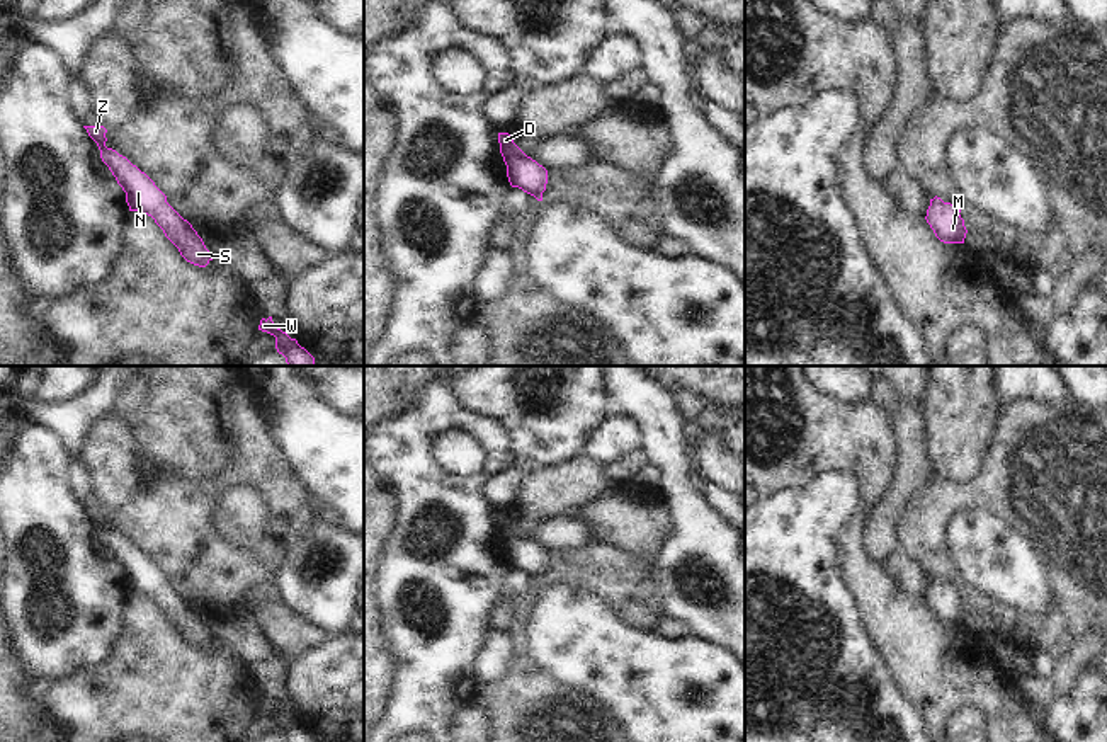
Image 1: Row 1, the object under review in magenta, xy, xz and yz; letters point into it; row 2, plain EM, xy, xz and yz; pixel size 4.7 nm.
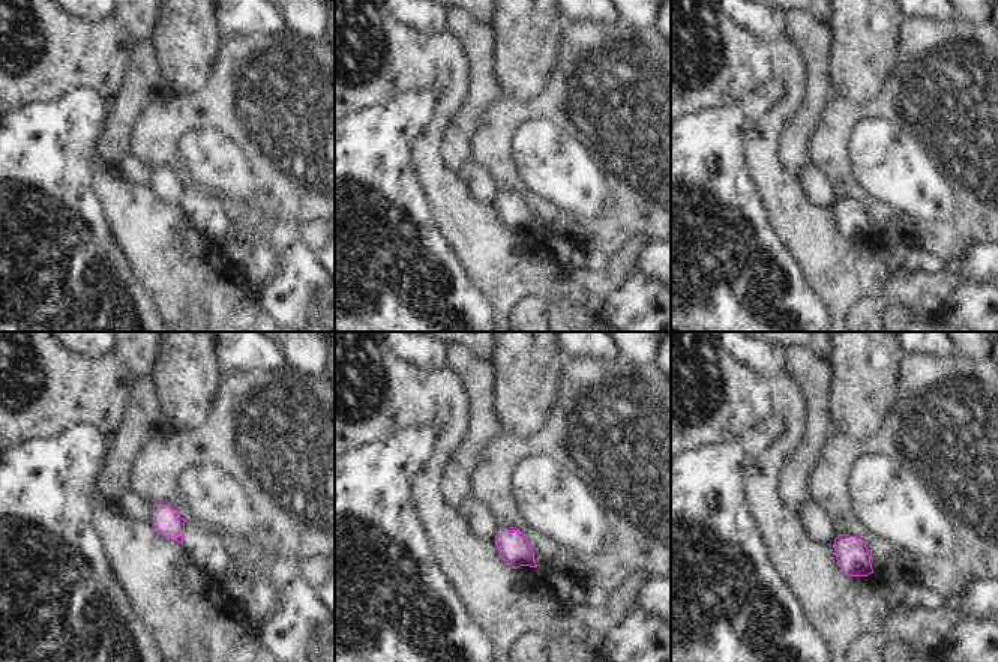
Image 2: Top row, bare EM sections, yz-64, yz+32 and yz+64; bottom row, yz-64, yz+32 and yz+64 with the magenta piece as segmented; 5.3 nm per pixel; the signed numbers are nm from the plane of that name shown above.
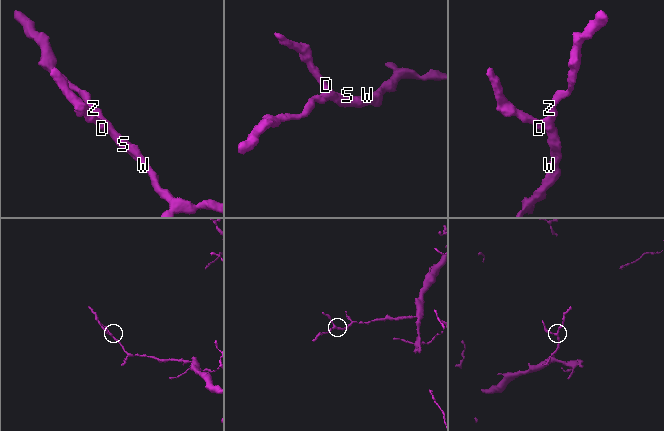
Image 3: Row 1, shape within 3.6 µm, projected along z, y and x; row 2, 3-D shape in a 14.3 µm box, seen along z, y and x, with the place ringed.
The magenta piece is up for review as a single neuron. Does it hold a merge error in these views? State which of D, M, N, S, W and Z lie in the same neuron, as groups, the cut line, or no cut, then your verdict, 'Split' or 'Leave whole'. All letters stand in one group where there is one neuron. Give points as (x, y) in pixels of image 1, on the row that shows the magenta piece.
Groups: D M N S W Z. No split. Leave whole

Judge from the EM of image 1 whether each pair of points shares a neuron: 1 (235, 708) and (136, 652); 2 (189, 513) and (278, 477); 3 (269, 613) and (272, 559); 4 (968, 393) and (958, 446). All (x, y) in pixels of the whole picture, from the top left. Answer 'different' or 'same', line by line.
1: same
2: same
3: different
4: same

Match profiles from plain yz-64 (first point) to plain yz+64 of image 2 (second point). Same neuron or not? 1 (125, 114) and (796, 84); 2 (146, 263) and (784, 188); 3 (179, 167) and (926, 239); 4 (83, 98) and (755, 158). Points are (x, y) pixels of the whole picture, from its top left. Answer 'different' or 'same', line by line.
1: different
2: same
3: same
4: different

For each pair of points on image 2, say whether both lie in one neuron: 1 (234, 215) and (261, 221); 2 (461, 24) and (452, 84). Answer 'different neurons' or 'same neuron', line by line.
1: same neuron
2: different neurons

